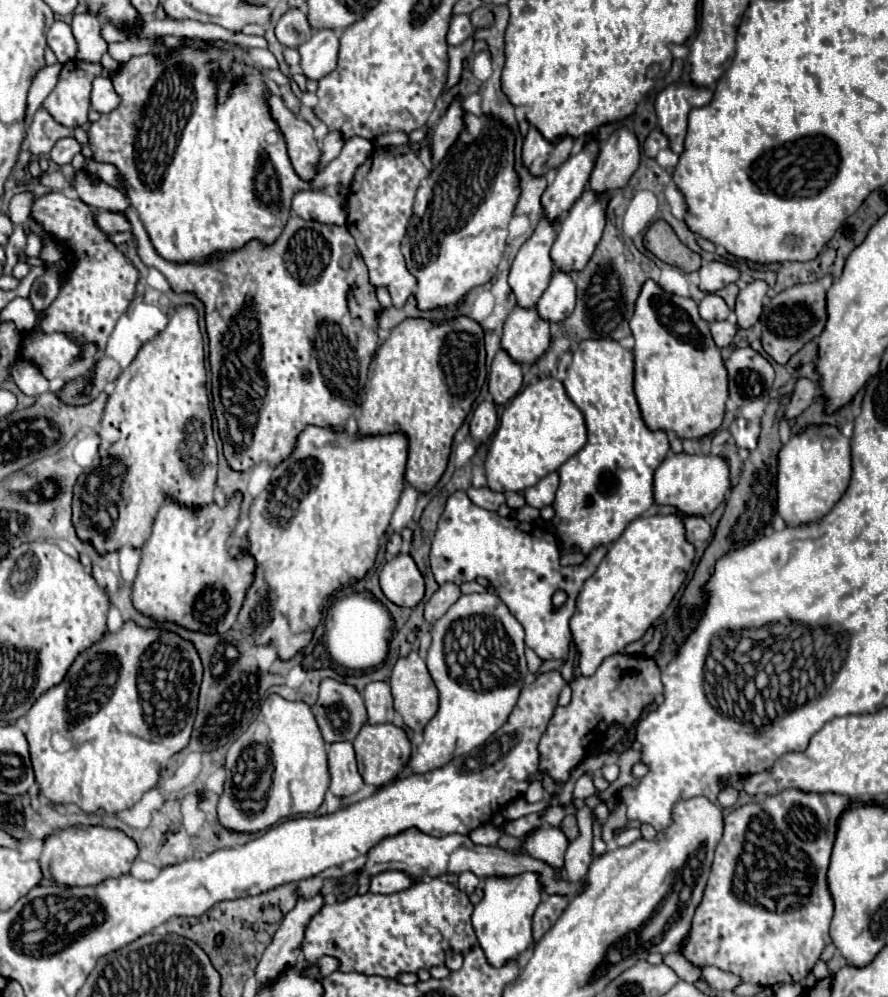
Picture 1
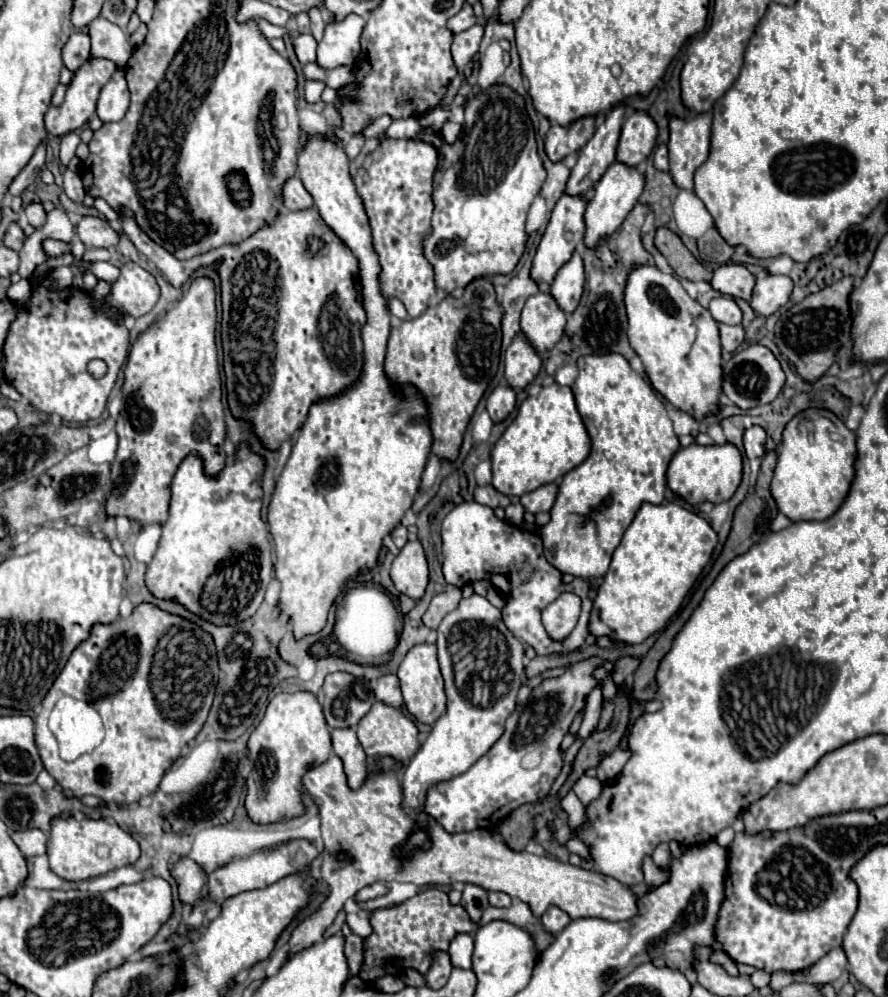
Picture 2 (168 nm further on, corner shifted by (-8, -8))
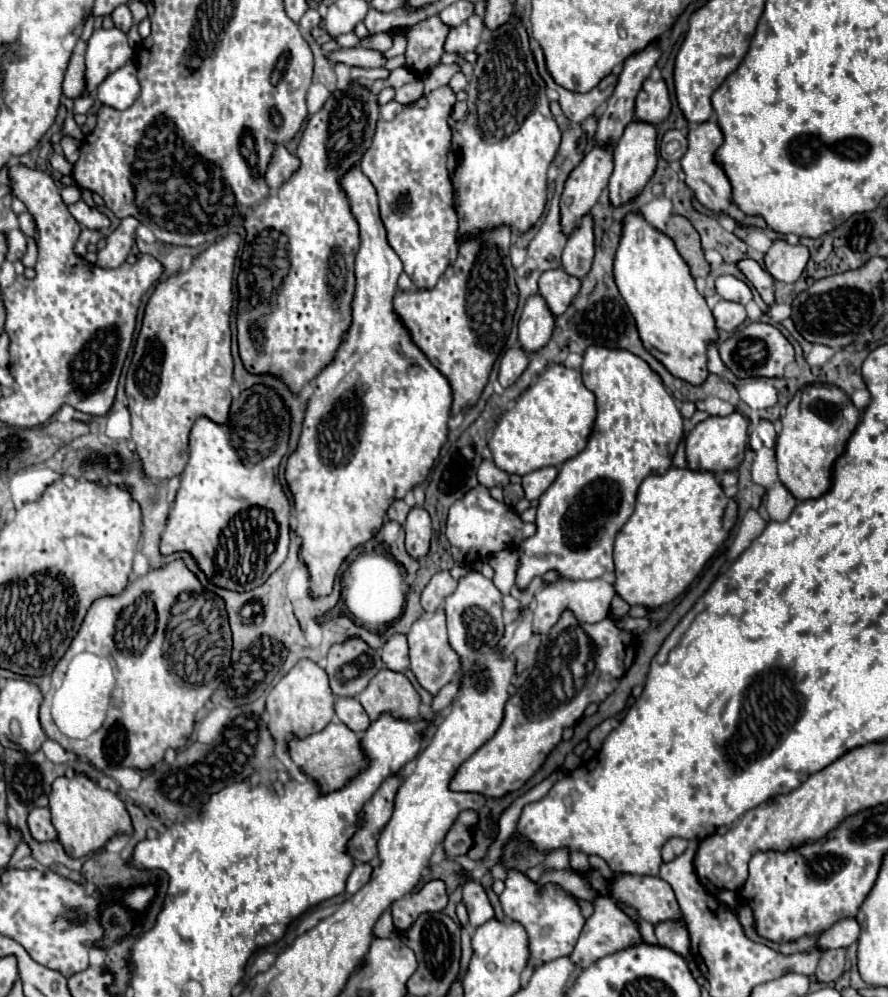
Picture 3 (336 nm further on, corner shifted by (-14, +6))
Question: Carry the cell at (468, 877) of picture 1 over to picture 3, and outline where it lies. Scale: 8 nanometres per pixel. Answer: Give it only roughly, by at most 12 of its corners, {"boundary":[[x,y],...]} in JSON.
{"boundary":[[476,881],[464,883],[468,927],[494,917],[486,891]]}

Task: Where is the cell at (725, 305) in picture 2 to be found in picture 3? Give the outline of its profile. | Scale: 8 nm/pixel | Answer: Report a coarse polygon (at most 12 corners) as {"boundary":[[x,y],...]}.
{"boundary":[[734,275],[716,279],[722,299],[746,305],[752,299],[748,283]]}

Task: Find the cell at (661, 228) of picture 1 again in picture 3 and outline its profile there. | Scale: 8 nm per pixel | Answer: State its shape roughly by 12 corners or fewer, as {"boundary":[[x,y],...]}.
{"boundary":[[672,215],[666,235],[688,263],[692,277],[706,277],[710,265],[698,231],[686,217]]}

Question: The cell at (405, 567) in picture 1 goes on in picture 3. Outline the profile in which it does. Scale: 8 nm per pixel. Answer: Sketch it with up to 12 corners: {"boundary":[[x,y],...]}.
{"boundary":[[412,507],[404,521],[408,553],[414,559],[430,549],[428,511]]}

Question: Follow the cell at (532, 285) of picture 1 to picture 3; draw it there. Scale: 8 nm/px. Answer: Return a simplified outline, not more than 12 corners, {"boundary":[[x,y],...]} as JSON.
{"boundary":[[594,145],[570,173],[560,199],[572,233],[612,175],[612,149]]}

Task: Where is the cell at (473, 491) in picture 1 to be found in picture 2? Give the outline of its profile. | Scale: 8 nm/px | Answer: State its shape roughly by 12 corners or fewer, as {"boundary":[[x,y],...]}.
{"boundary":[[492,485],[476,487],[474,501],[486,507],[508,507],[510,497]]}

